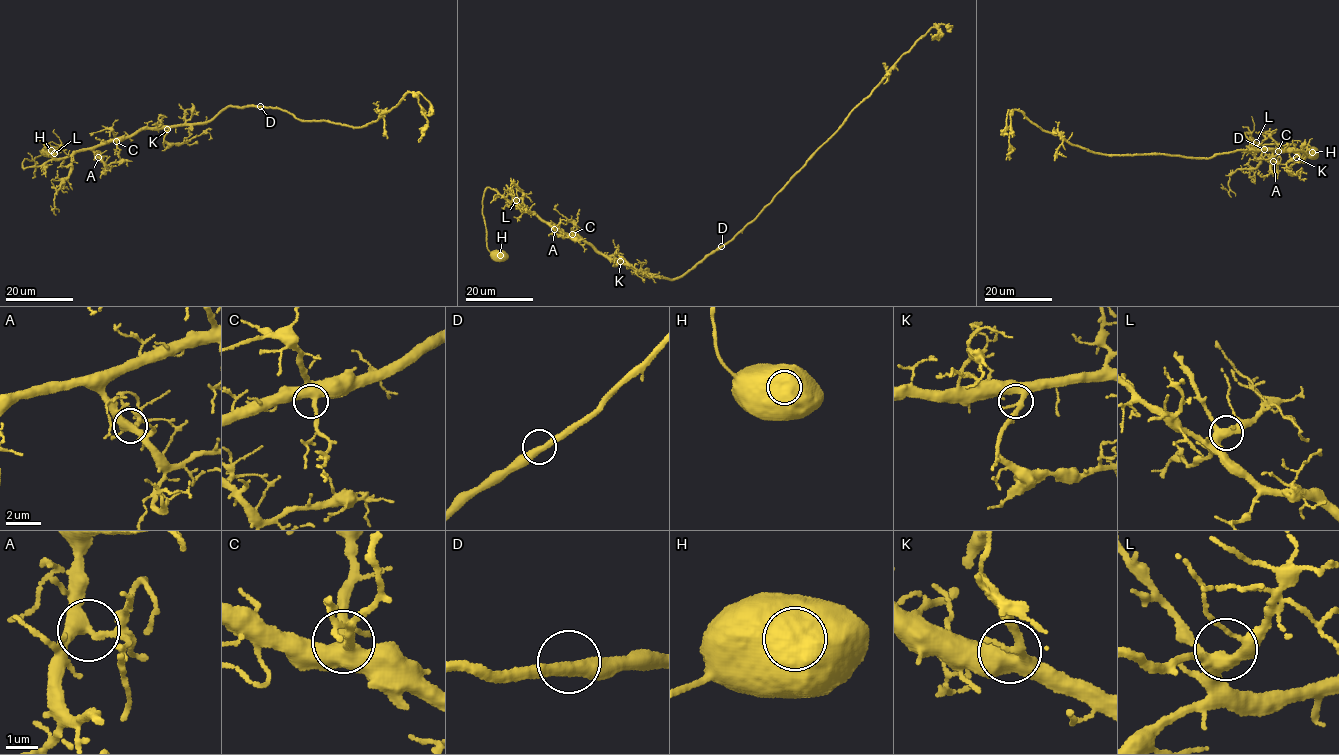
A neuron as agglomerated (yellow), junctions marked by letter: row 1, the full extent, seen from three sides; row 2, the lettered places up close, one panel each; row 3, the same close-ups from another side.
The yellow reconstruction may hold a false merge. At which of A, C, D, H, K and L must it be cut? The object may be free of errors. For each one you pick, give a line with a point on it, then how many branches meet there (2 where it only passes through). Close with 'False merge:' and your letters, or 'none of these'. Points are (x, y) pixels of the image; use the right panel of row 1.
False merge: none of these

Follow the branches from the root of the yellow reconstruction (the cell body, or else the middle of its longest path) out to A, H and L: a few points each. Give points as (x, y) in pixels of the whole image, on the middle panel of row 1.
A: (721, 247), (708, 254), (682, 275), (669, 279), (613, 261), (583, 241), (554, 229)
H: (721, 247), (682, 275), (665, 278), (613, 261), (488, 187), (482, 200), (486, 246), (500, 254)
L: (721, 247), (669, 279), (613, 261), (583, 241), (563, 234), (521, 210), (516, 200)

